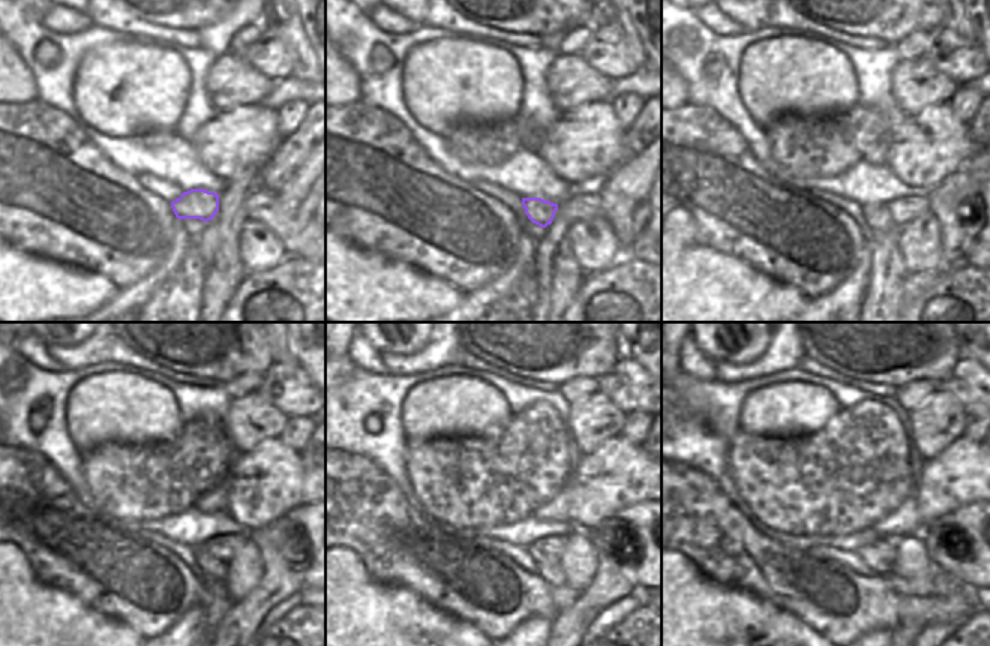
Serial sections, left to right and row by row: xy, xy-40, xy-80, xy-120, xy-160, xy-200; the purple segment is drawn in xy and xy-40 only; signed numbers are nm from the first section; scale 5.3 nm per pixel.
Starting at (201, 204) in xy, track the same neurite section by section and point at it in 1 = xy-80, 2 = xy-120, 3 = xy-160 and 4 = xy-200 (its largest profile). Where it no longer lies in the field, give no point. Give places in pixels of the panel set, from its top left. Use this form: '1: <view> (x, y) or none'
1: xy-80 (878, 216)
2: xy-120 (212, 568)
3: xy-160 (552, 573)
4: xy-200 (938, 583)

